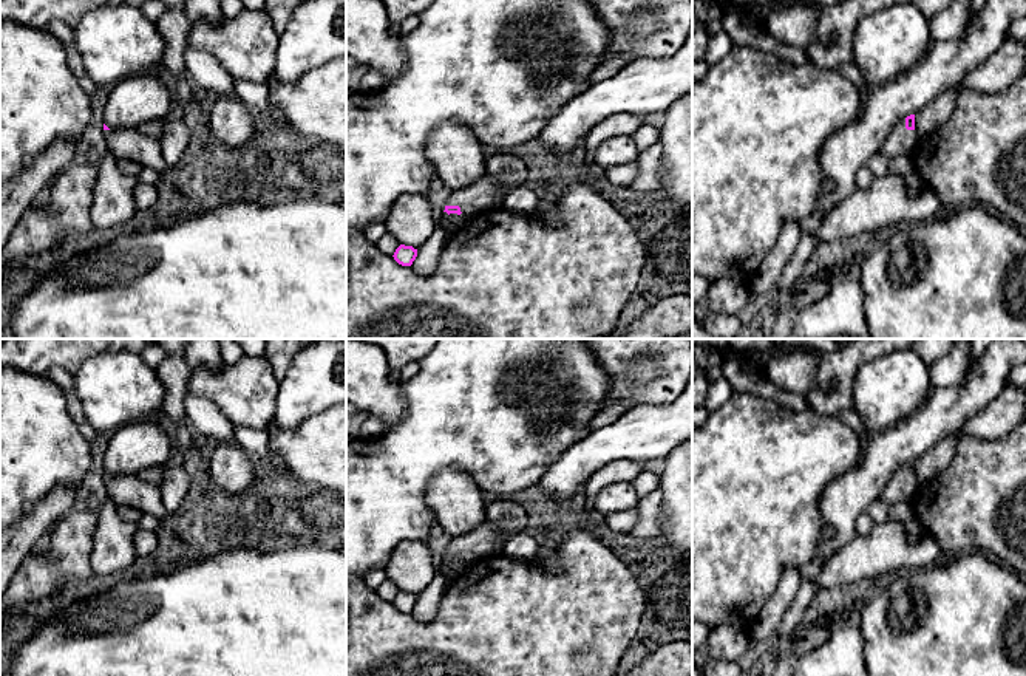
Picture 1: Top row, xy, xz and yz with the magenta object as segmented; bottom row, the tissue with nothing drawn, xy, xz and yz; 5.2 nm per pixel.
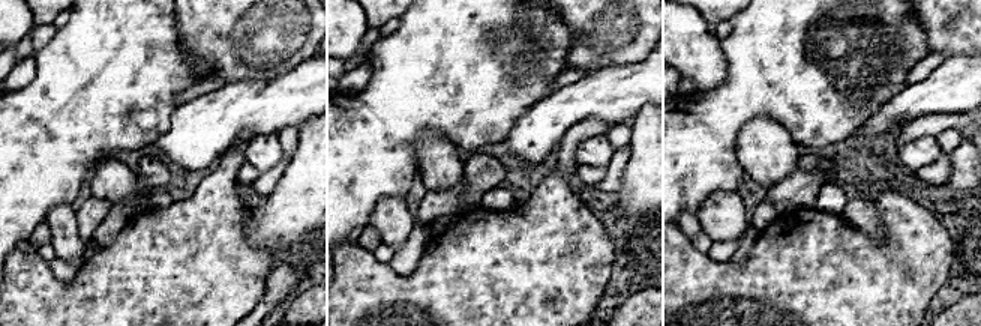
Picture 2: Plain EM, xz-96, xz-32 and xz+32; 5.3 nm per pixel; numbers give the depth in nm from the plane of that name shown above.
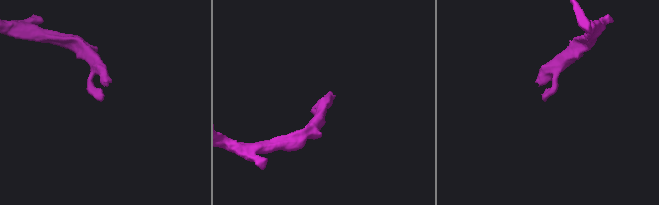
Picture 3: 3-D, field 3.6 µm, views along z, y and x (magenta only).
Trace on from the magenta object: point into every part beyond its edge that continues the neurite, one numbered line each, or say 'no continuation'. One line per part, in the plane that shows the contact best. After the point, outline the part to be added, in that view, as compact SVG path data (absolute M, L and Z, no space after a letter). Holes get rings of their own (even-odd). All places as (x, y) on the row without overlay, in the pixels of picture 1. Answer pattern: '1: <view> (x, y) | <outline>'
1: xz (482, 542) | M485 520L481 526L468 534L453 538L447 548L447 552L459 552L462 565L468 566L484 557L499 555L502 549L499 541L499 527L490 520Z

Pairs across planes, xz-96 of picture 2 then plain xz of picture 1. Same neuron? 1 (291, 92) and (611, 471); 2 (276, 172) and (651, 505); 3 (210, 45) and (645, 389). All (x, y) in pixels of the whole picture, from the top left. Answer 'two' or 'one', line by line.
1: two
2: one
3: one

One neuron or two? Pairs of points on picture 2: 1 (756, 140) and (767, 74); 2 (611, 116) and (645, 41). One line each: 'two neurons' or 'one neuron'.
1: two neurons
2: two neurons

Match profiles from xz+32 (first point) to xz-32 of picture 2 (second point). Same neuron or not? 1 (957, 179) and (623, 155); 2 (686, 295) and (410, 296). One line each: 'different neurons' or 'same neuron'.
1: same neuron
2: same neuron

